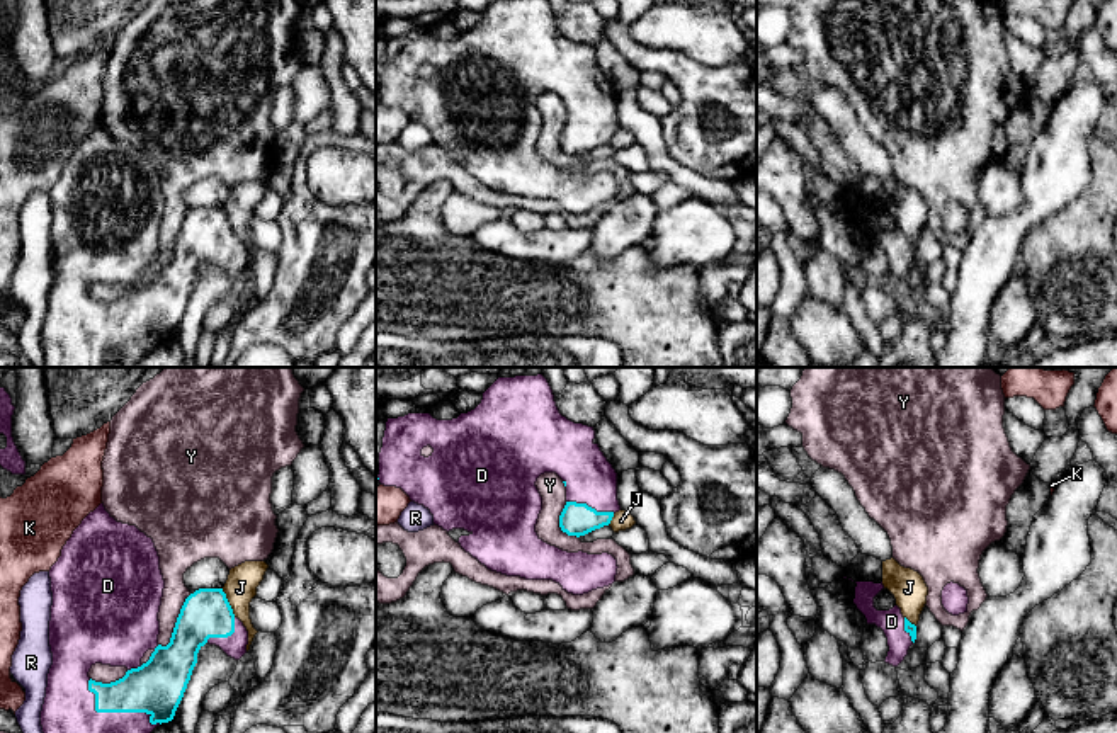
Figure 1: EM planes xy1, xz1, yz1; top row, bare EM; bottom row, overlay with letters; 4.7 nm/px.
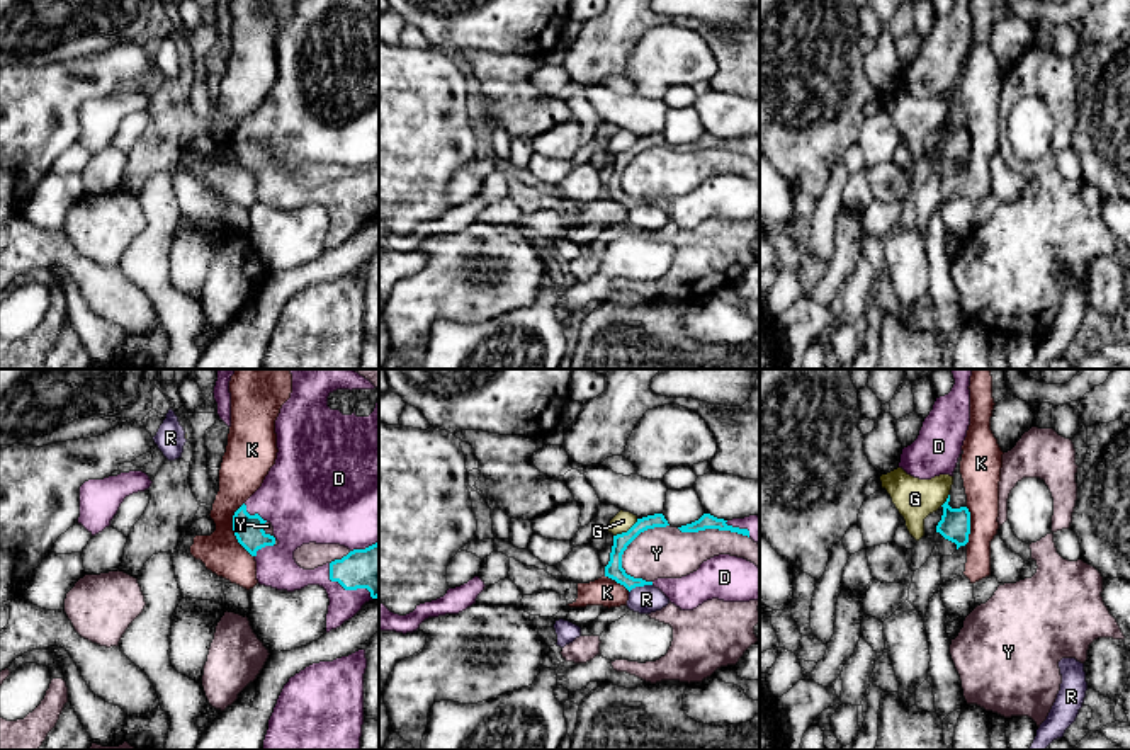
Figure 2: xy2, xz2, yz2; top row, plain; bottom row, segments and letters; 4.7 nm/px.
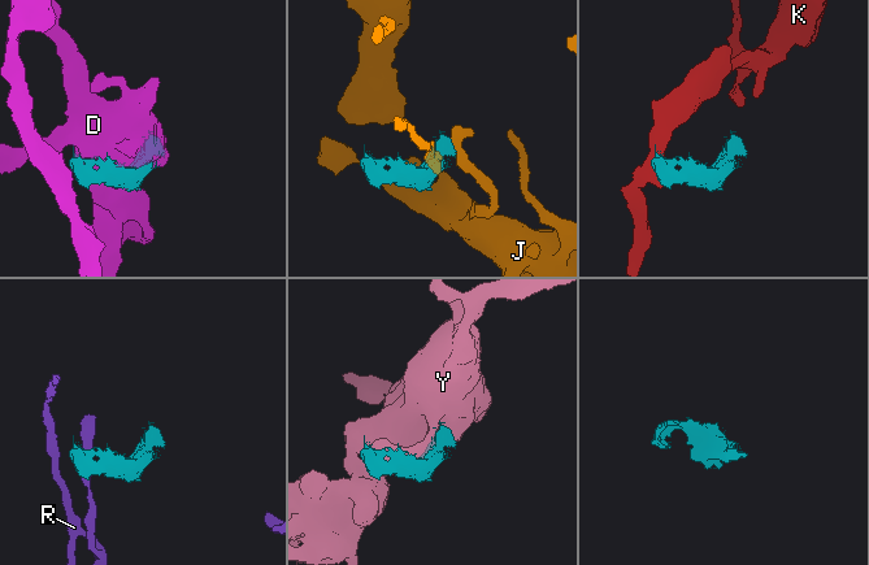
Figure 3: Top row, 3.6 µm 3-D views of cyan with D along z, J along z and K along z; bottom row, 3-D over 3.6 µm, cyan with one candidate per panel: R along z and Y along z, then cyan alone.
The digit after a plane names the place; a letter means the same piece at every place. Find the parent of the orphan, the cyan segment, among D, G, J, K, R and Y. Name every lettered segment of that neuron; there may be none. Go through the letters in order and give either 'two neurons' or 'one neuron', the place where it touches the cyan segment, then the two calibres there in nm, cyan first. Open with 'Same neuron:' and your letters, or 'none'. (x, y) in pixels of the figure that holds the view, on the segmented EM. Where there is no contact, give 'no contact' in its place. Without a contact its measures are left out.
Same neuron: D
D: one neuron | xy1 (116, 711) | 260/240 nm
G: two neurons | xz2 (627, 531) | 90/90 nm
J: two neurons | xy1 (228, 602) | 240/150 nm
K: two neurons | xy2 (233, 529) | 140/200 nm
R: two neurons | xz2 (639, 585) | 90/130 nm
Y: two neurons | xz2 (632, 539) | 90/240 nm

